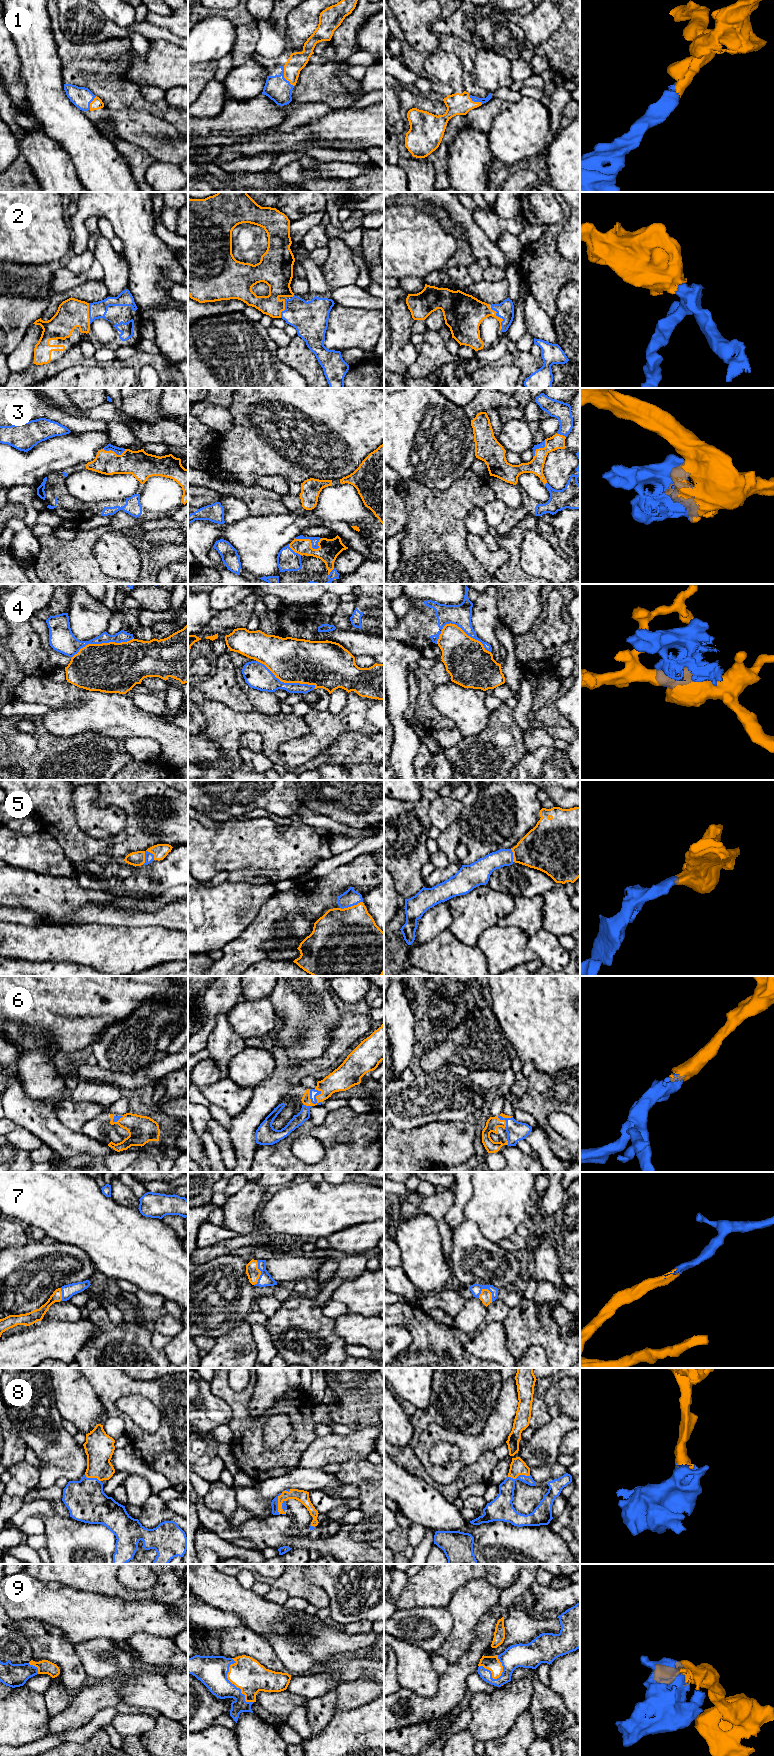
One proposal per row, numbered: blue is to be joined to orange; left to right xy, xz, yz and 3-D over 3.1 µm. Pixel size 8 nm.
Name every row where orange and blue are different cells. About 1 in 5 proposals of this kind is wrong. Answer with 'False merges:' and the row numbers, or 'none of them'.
False merges: 4

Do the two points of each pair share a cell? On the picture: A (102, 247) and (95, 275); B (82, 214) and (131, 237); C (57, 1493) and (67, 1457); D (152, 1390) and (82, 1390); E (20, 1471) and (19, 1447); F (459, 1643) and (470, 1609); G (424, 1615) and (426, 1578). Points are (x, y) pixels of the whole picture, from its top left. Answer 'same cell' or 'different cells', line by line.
A: different cells
B: same cell
C: different cells
D: different cells
E: different cells
F: same cell
G: different cells

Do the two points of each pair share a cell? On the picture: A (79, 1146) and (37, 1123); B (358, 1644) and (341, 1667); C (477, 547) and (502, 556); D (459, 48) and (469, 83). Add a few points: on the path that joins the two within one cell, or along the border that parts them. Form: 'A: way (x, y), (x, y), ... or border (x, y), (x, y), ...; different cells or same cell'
A: way (69, 1142), (64, 1142), (47, 1129); same cell
B: border (351, 1653), (333, 1657), (329, 1660); different cells
C: way (483, 553), (486, 556), (496, 556); same cell
D: way (467, 57), (468, 74); same cell

